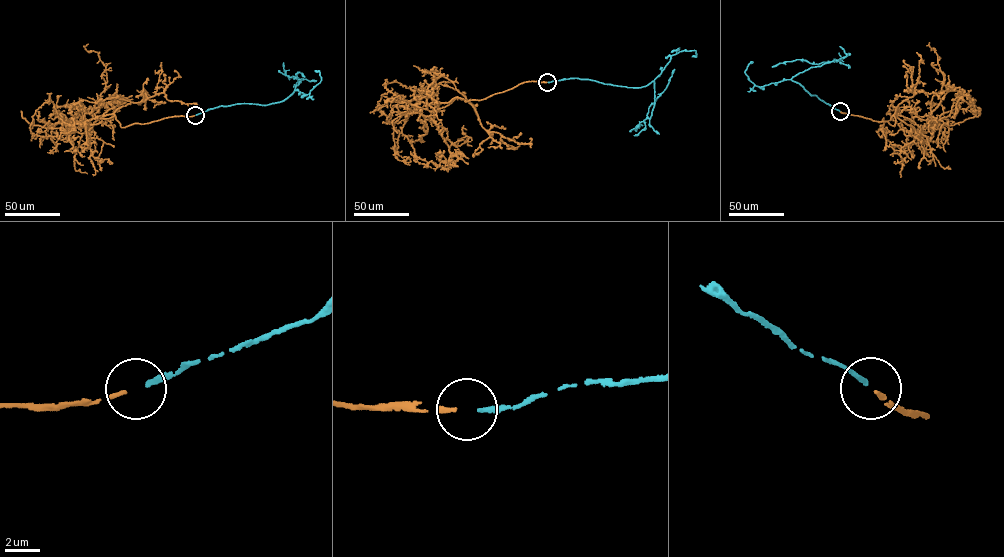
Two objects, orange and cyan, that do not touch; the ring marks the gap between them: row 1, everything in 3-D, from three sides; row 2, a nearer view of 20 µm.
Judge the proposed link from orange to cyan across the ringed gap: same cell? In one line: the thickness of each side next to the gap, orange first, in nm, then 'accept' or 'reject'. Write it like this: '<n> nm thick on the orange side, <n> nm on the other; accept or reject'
240 nm thick on the orange side, 280 nm on the other; accept

